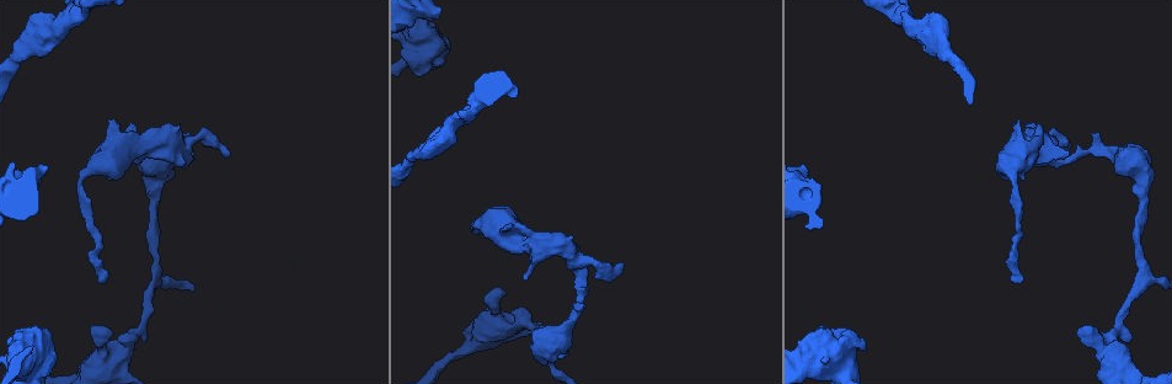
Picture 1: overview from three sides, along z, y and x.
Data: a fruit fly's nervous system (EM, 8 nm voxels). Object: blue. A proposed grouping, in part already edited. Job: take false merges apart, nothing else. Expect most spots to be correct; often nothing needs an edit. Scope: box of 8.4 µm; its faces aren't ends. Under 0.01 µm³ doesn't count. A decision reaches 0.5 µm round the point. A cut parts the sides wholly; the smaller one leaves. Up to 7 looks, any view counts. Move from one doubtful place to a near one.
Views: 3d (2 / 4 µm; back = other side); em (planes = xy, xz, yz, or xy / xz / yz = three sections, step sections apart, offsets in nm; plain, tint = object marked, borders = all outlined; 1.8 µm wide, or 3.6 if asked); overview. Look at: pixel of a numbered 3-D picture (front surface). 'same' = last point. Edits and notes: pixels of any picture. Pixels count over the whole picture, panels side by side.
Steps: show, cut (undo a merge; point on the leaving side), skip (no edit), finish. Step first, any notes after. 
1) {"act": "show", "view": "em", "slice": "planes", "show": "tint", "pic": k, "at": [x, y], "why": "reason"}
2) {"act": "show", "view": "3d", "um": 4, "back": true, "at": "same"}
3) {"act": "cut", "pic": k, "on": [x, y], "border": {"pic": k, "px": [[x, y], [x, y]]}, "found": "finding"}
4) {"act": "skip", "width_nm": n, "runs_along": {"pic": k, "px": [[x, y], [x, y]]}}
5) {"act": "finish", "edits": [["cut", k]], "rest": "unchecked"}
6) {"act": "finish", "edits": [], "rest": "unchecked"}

{"act": "show", "view": "3d", "um": 4, "pic": 1, "at": [1114, 360], "why": "four-way junction"}

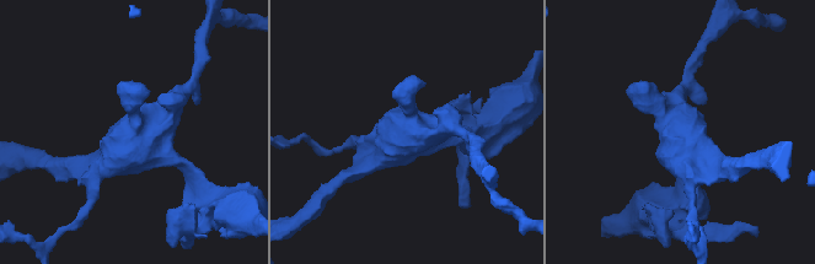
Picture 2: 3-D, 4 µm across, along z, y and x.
{"act": "show", "view": "em", "um": 3.6, "slice": "planes", "show": "plain", "pic": 2, "at": [422, 132], "arms": 4}

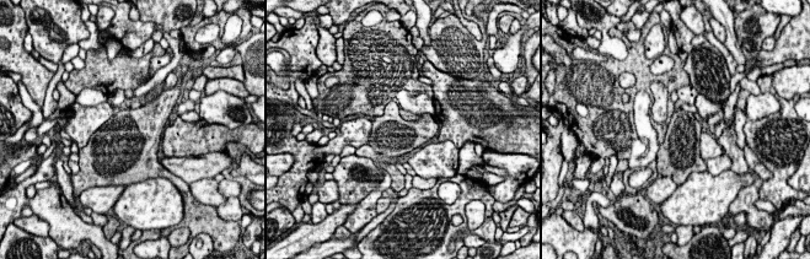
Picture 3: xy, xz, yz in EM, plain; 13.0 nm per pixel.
{"act": "show", "view": "em", "um": 3.6, "slice": "planes", "show": "tint", "at": "same", "why": "with the object marked"}

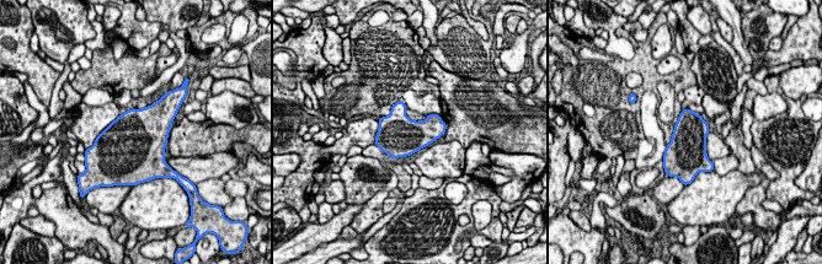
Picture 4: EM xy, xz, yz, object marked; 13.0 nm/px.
{"act": "skip", "width_nm": 460, "found": "continuous, no second neuron"}

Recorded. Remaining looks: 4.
{"act": "show", "view": "3d", "um": 4, "pic": 1, "at": [1141, 184]}

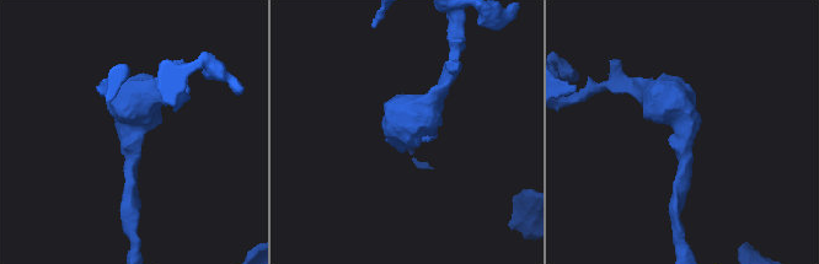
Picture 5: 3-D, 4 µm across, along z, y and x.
{"act": "show", "view": "em", "um": 3.6, "slice": "xz", "step": 4, "show": "tint", "pic": 5, "at": [130, 136], "arm_widths_nm": [190, 420], "why": "now the EM"}

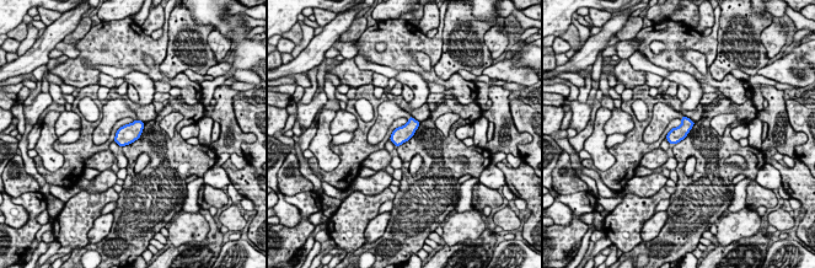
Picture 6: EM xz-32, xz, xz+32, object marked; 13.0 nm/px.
{"act": "show", "view": "em", "um": 3.6, "slice": "xy", "step": 4, "show": "tint", "at": "same"}

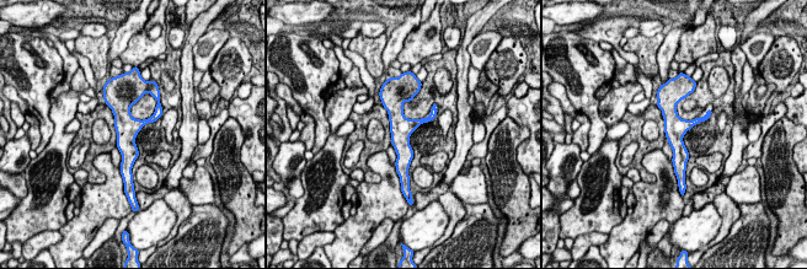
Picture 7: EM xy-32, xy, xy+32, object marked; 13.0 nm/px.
{"act": "skip", "width_nm": 300, "found": "one neuron here"}

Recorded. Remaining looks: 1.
{"act": "show", "view": "em", "slice": "planes", "show": "tint", "pic": 1, "at": [178, 148], "why": "branch point"}

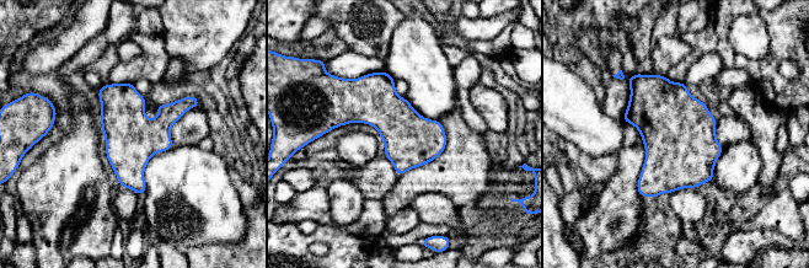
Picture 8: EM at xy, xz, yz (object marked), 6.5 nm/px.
{"act": "skip", "width_nm": 360, "found": "continuous, no second neuron"}

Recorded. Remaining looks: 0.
{"act": "finish", "edits": [], "rest": "unchecked"}

